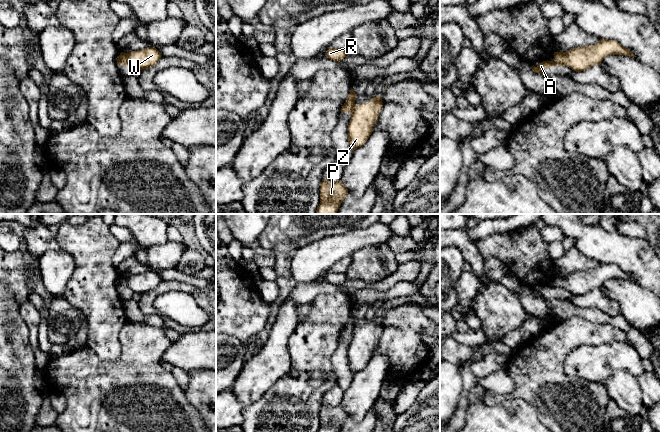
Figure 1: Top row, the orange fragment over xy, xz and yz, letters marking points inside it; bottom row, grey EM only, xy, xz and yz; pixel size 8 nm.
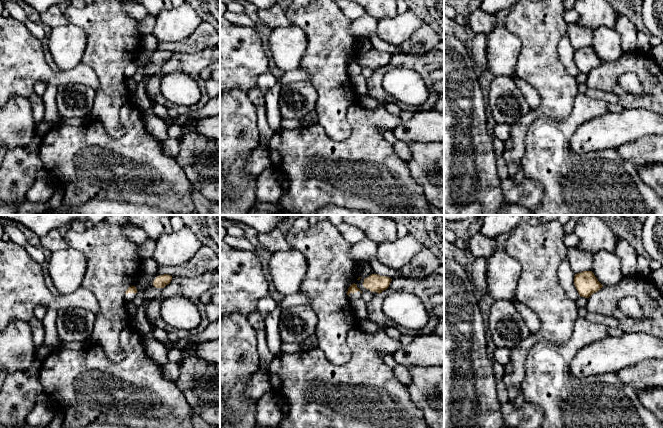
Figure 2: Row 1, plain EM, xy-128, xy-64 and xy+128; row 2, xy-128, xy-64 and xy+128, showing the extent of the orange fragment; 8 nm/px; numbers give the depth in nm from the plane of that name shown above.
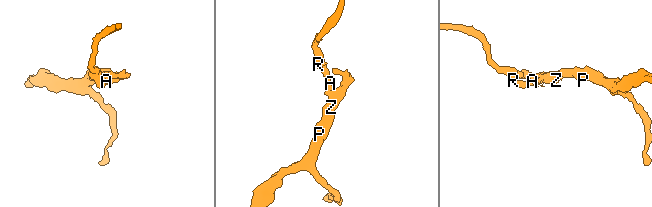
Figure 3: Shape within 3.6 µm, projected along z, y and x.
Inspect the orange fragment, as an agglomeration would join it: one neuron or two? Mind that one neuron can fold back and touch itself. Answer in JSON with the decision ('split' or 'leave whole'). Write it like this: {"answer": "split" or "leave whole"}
{"answer": "split"}

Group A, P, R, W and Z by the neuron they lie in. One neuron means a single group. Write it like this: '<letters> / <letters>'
A R / P W Z

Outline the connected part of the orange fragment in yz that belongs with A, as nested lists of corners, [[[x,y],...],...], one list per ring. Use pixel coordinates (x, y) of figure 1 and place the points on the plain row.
[[[543,285],[541,286],[541,288],[537,291],[535,291],[534,289],[532,290],[532,294],[535,296],[535,297],[538,297],[538,298],[544,298],[542,296],[542,293],[543,292],[552,292],[554,290],[564,290],[564,288],[562,287],[557,287],[557,286],[553,286],[553,285]]]

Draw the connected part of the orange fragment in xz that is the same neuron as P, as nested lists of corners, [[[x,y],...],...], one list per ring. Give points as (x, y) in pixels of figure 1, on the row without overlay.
[[[322,404],[320,409],[320,428],[318,432],[339,432],[347,421],[348,414],[342,405]]]

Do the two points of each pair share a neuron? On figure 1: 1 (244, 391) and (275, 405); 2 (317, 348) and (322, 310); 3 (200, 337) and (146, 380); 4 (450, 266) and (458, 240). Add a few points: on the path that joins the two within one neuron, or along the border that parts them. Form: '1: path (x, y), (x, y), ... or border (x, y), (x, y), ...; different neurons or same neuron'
1: border (276, 382), (256, 400), (244, 406); different neurons
2: path (317, 339), (322, 319); same neuron
3: border (172, 342), (161, 356), (160, 362); different neurons
4: border (450, 245), (457, 248), (465, 260); different neurons

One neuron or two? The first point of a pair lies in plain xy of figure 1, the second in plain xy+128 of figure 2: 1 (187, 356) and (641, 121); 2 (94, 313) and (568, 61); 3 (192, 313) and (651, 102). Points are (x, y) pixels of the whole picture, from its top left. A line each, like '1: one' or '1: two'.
1: one
2: two
3: two

